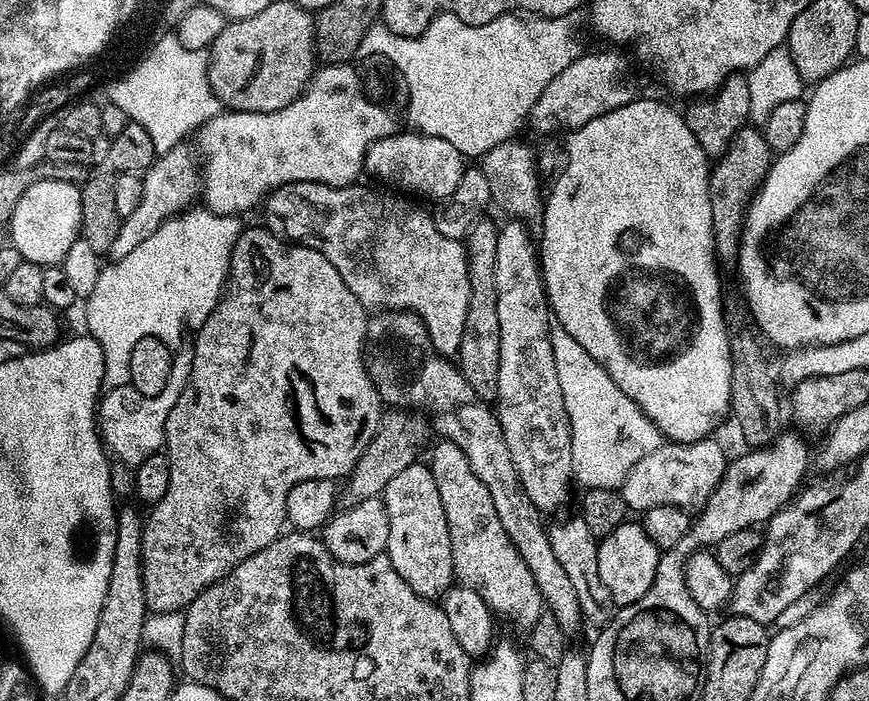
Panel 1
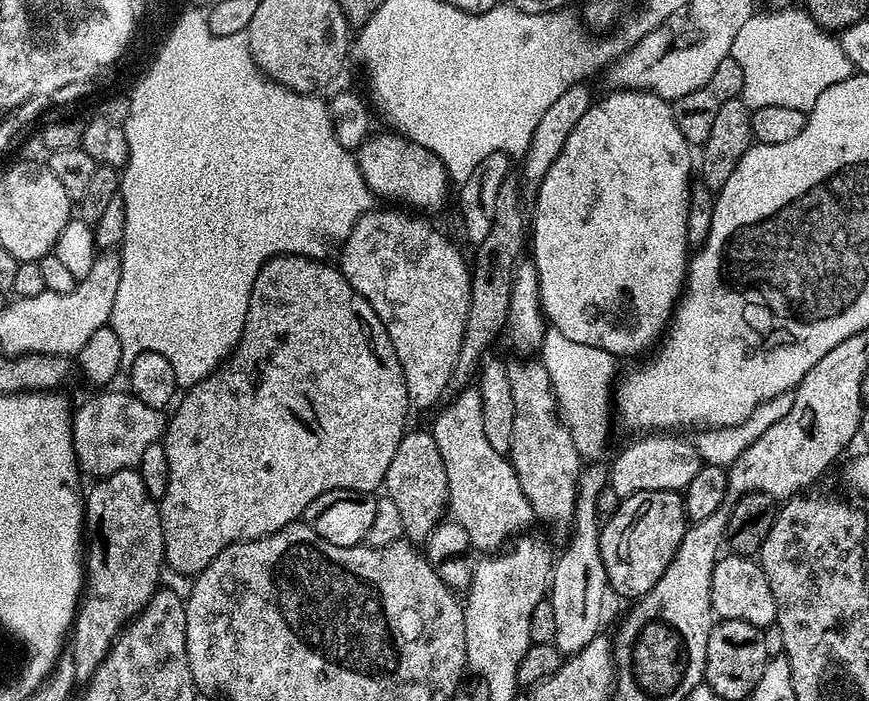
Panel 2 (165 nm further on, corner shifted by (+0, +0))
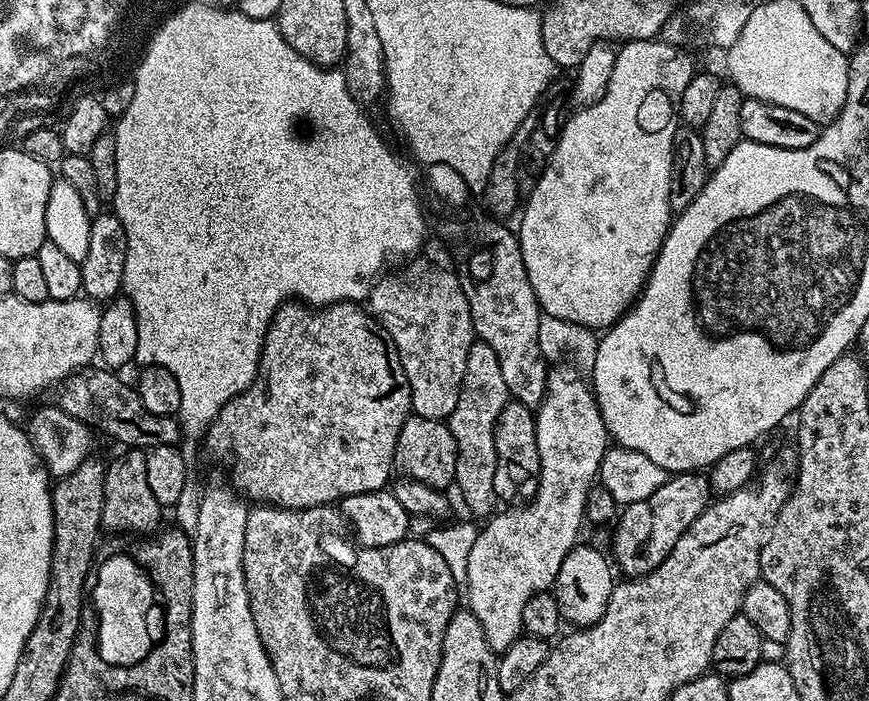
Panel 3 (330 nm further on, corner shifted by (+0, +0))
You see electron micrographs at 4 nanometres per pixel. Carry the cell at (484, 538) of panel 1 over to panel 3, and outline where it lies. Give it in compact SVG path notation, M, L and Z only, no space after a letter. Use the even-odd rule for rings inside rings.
M473 342L470 354L466 358L466 374L460 387L458 406L454 406L452 415L446 423L454 434L456 443L455 487L460 487L460 496L464 499L465 506L480 516L485 515L484 517L487 517L498 504L494 490L494 430L498 414L502 414L509 399L506 381L502 379L502 366L498 366L498 354L494 354L489 344Z

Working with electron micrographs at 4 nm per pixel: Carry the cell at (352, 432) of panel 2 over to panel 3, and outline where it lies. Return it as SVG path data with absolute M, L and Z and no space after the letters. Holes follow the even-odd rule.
M285 302L274 314L268 333L264 335L255 382L245 392L226 402L226 406L222 406L218 418L214 418L214 422L205 432L202 444L204 448L208 447L208 452L214 459L221 460L222 463L232 467L231 487L249 501L270 504L277 508L332 506L347 496L379 492L393 479L398 434L411 415L413 415L412 399L410 382L406 382L406 370L402 370L402 362L398 358L398 350L394 342L371 311L365 310L356 302L329 304L317 308L305 306L300 302Z

